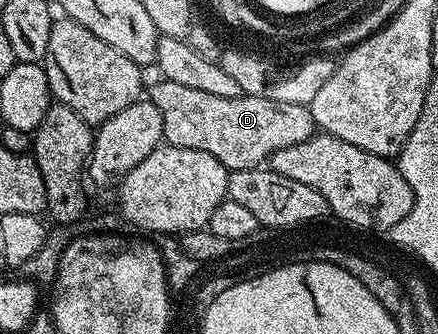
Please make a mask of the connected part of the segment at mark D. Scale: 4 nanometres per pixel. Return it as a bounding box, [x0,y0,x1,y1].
[148,78,316,170]

